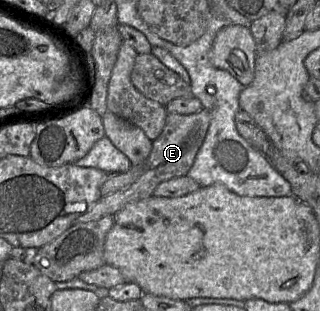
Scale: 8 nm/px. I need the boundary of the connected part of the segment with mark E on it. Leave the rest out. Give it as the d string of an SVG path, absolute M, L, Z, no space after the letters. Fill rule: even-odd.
M203 108L199 112L187 115L168 113L161 134L152 141L152 149L145 161L144 173L130 186L102 196L77 218L77 222L97 220L108 214L114 215L128 203L152 196L154 189L162 181L187 175L205 139L210 121L210 113Z

